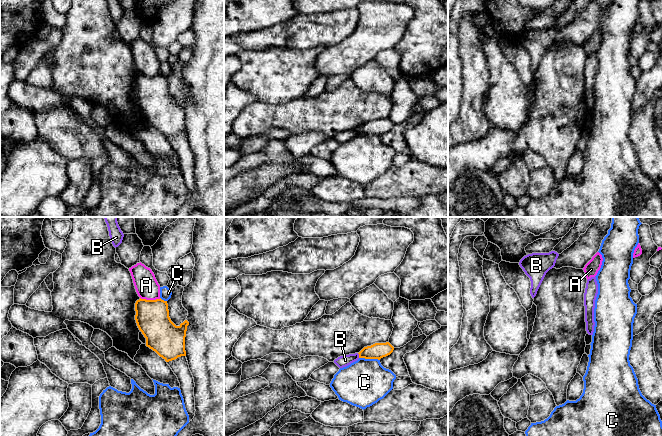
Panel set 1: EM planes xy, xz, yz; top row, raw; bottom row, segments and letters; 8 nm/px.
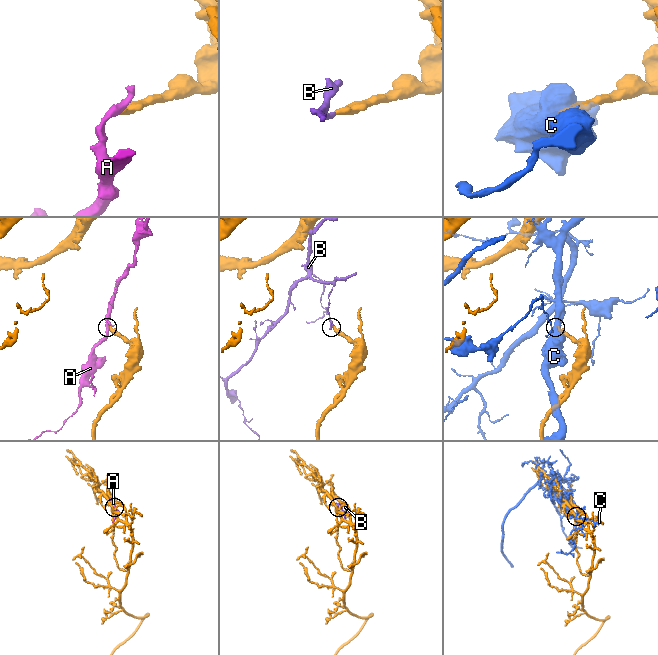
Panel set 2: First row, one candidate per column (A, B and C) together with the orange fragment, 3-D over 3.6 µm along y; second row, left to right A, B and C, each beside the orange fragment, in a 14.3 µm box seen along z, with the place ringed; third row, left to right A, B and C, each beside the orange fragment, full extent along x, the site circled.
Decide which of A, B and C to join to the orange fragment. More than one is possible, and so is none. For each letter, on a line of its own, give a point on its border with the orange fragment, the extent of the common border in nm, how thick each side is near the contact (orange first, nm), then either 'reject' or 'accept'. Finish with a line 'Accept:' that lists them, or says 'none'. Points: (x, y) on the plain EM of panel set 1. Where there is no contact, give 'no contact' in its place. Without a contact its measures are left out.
A: contact xy (150, 76); length 170 nm; calibres 280 and 190 nm; reject
B: contact xz (359, 131); length 40 nm; calibres 130 and 90 nm; reject
C: contact xz (369, 134); length 170 nm; calibres 130 and 380 nm; reject
Accept: none

